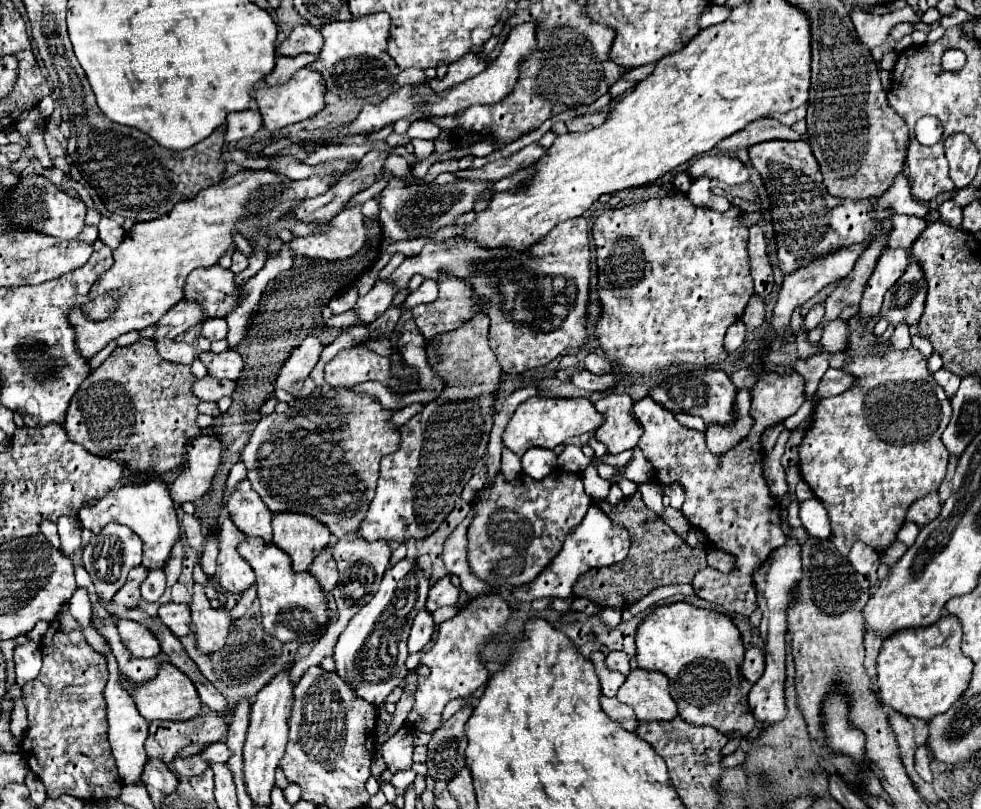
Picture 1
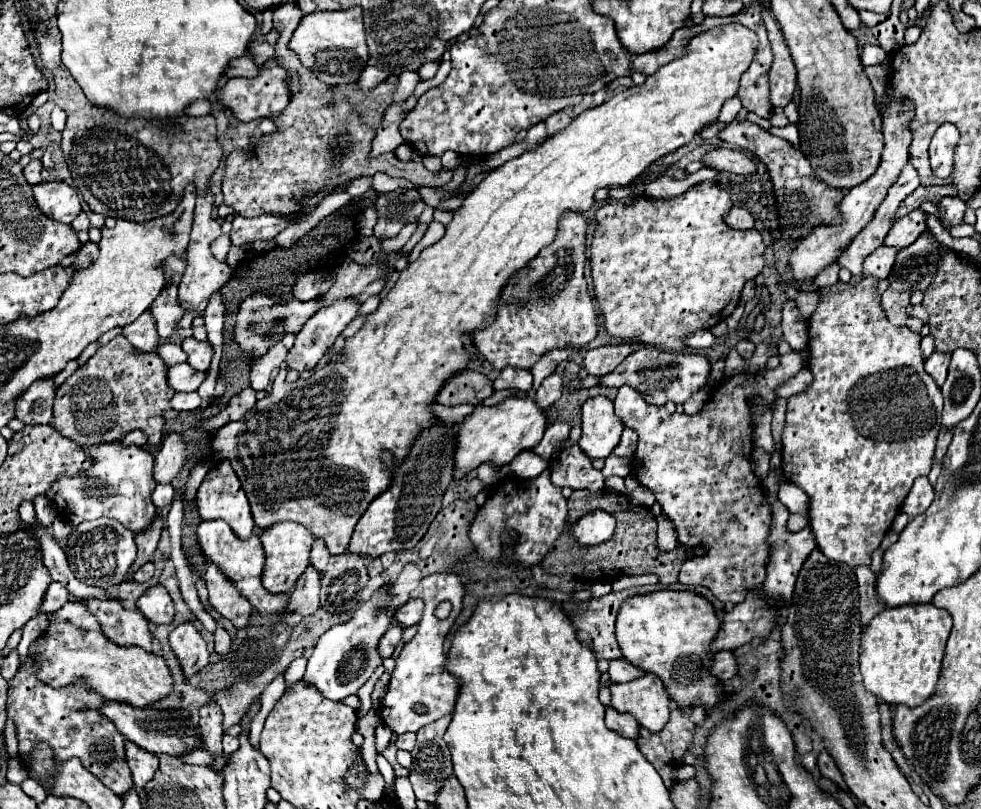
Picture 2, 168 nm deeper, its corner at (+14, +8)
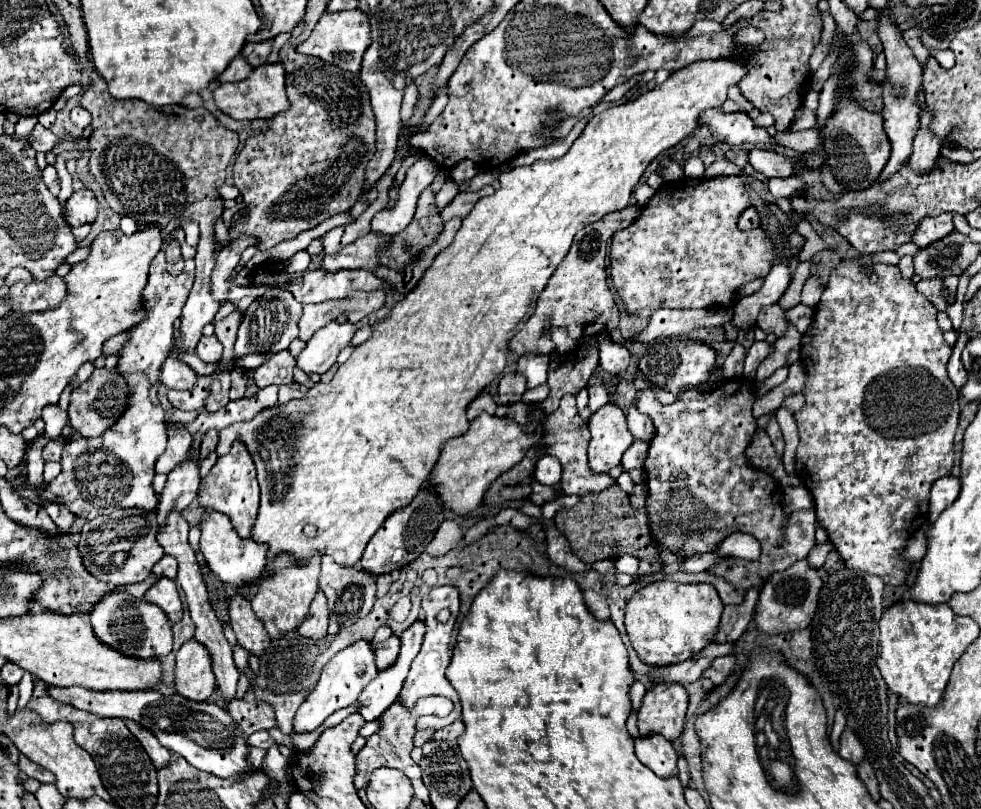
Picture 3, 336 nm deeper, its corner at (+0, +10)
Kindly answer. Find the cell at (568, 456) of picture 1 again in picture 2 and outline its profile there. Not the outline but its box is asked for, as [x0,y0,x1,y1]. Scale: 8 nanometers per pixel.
[613,426,637,458]

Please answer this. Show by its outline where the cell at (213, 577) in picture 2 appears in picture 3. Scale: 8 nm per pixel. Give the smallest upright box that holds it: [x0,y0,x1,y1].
[229,592,269,654]

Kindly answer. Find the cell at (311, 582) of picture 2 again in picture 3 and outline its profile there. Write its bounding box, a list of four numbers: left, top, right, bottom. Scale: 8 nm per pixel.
[297,590,329,638]

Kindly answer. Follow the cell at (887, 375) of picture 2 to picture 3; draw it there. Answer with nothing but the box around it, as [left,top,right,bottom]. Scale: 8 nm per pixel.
[795,260,959,584]

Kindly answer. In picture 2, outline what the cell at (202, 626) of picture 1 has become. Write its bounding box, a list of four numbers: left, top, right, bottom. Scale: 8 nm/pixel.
[169,622,209,680]

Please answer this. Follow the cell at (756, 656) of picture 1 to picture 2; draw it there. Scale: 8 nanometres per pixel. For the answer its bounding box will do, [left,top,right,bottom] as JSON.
[711,652,737,682]

